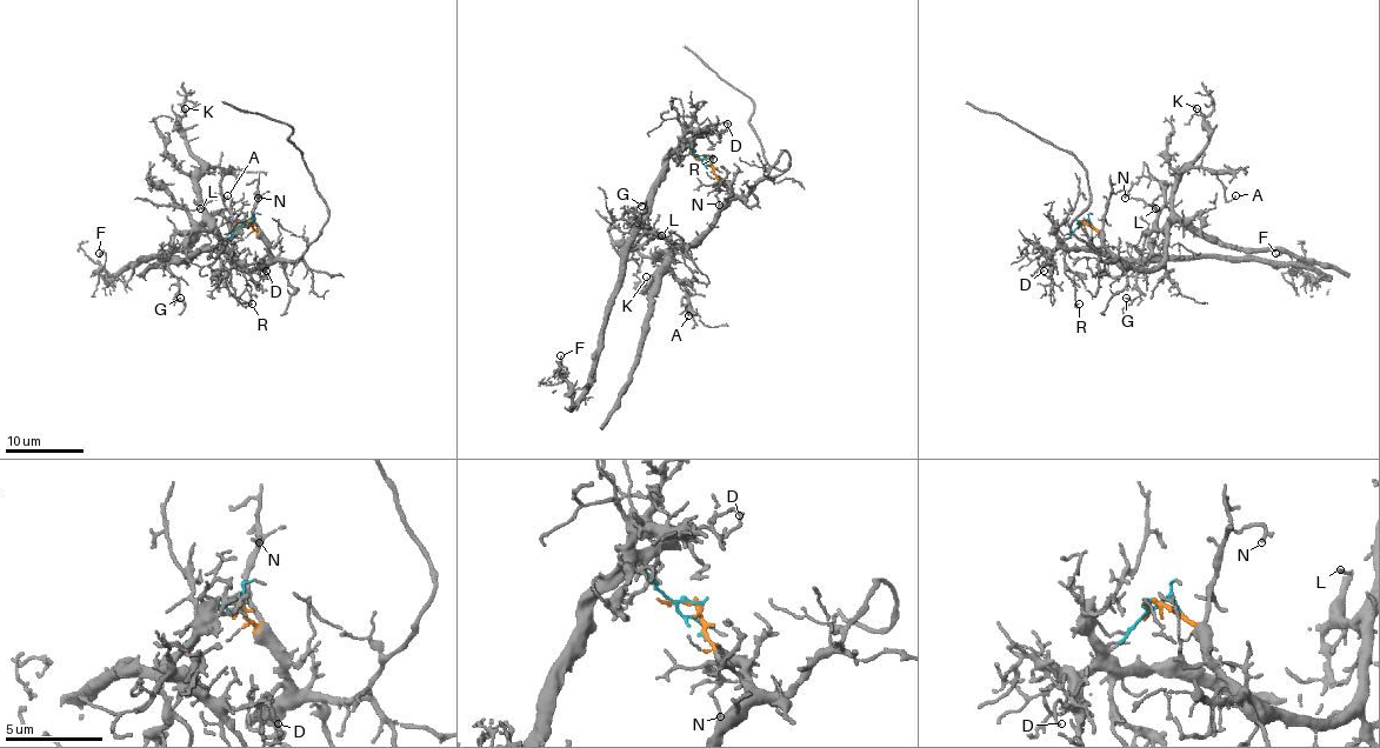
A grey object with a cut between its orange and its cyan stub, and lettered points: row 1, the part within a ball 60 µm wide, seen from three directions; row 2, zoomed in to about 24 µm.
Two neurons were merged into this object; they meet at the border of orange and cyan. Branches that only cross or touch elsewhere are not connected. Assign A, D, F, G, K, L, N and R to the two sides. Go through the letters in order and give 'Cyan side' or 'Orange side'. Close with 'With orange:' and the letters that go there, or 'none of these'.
A: Orange side
D: Cyan side
F: Cyan side
G: Cyan side
K: Orange side
L: Orange side
N: Orange side
R: Cyan side
With orange: A, K, L, N

